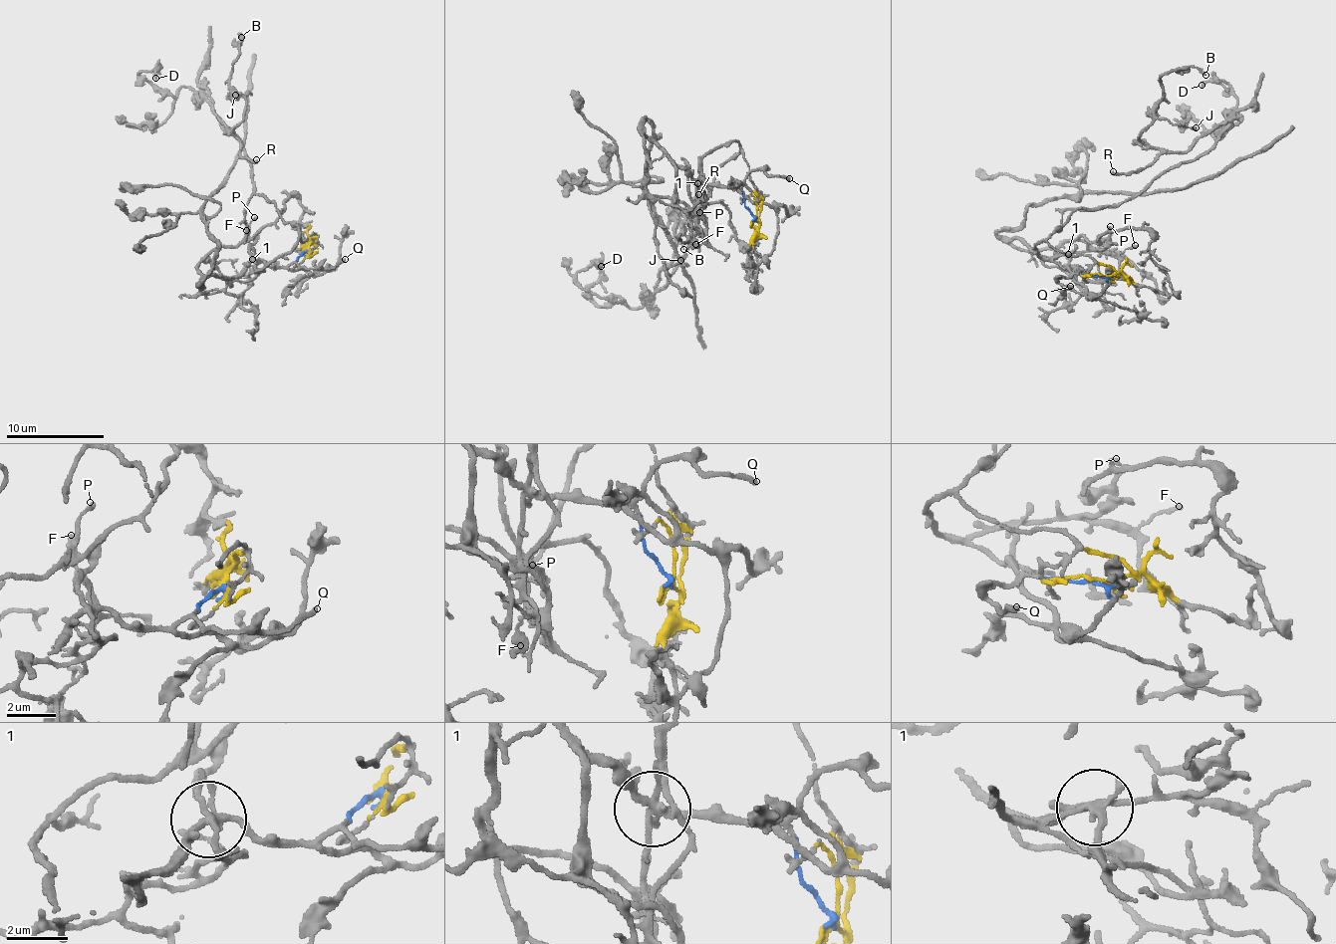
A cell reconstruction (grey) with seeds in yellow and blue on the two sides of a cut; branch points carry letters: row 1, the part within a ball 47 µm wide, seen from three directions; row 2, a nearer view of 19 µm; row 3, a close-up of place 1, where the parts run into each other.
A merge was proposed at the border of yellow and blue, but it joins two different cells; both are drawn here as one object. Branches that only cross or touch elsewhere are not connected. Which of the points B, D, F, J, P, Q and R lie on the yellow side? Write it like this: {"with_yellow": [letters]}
{"with_yellow": ["B", "D", "F", "J", "R"]}

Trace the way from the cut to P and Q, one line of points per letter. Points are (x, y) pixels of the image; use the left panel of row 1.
P: (306, 249), (284, 268), (255, 259), (201, 288), (198, 266), (217, 247), (241, 243), (255, 217)
Q: (306, 249), (297, 258), (299, 267), (333, 268), (345, 258)

